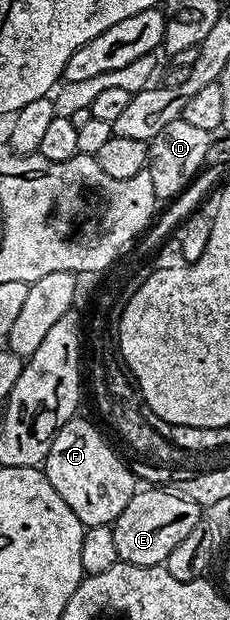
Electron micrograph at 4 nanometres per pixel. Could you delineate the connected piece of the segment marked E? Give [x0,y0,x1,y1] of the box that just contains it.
[113,489,203,565]

